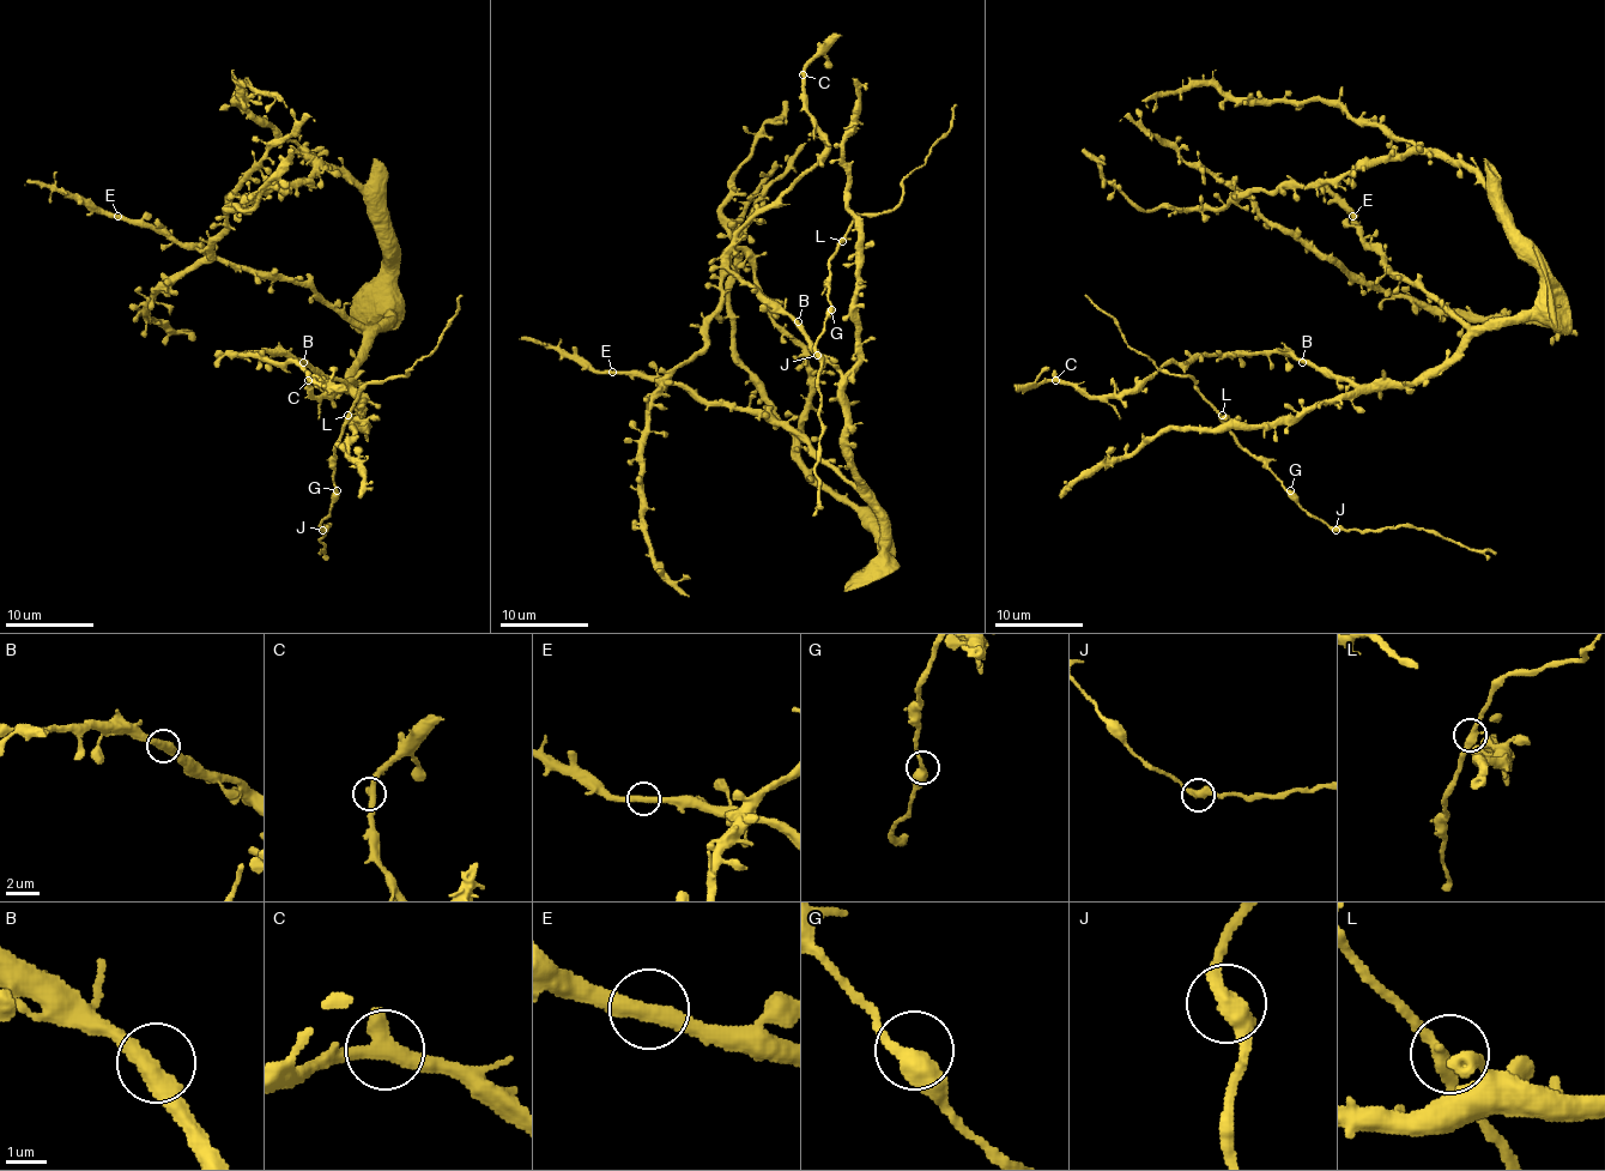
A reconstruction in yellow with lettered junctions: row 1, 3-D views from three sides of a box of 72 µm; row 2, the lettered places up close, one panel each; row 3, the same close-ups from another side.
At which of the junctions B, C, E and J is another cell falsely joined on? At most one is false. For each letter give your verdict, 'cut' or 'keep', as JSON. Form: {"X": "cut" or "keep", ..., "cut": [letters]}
{"B": "keep", "C": "keep", "E": "keep", "J": "keep", "cut": []}

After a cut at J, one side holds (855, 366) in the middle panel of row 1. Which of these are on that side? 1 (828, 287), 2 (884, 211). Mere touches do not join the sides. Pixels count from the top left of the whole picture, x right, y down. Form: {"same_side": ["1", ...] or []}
{"same_side": []}

